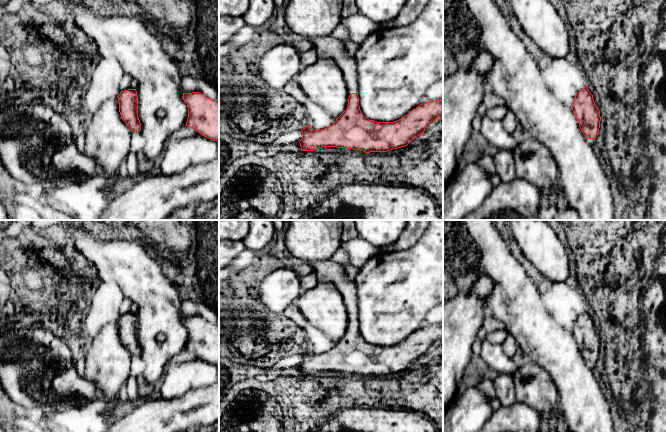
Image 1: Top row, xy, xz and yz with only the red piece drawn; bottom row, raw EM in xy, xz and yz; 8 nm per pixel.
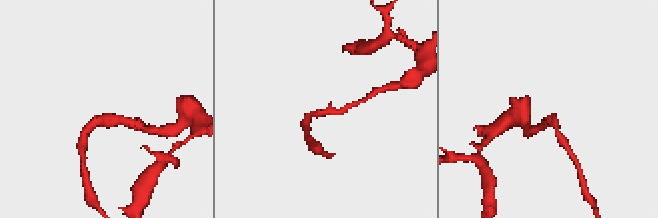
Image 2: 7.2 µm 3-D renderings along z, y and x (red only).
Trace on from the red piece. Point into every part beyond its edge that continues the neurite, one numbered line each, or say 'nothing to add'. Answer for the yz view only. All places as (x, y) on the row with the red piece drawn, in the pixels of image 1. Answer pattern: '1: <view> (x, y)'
nothing to add

